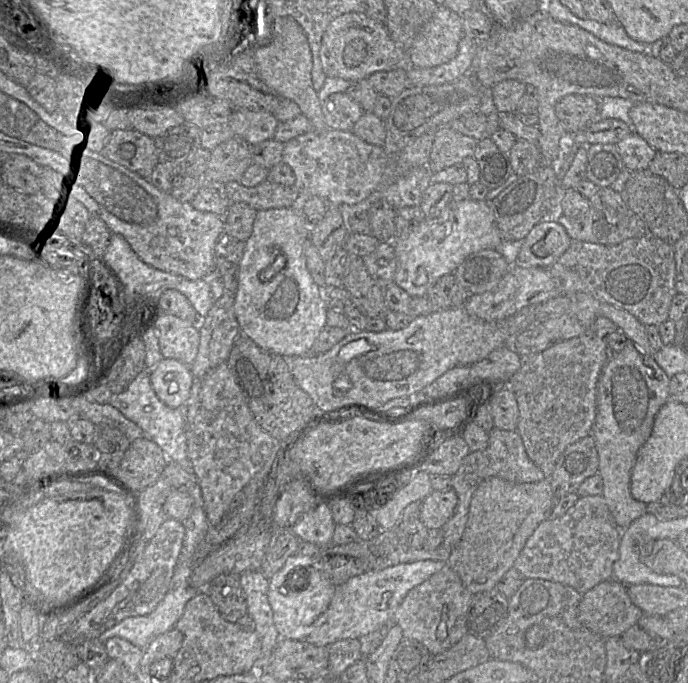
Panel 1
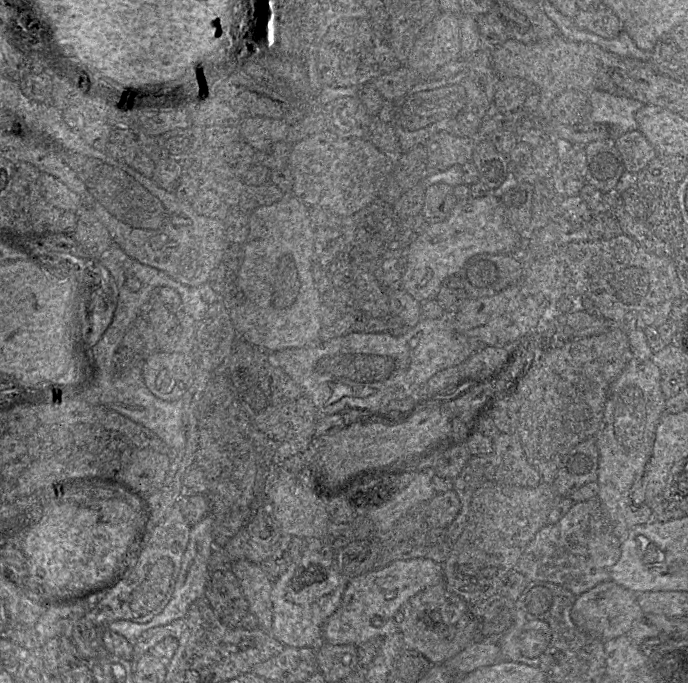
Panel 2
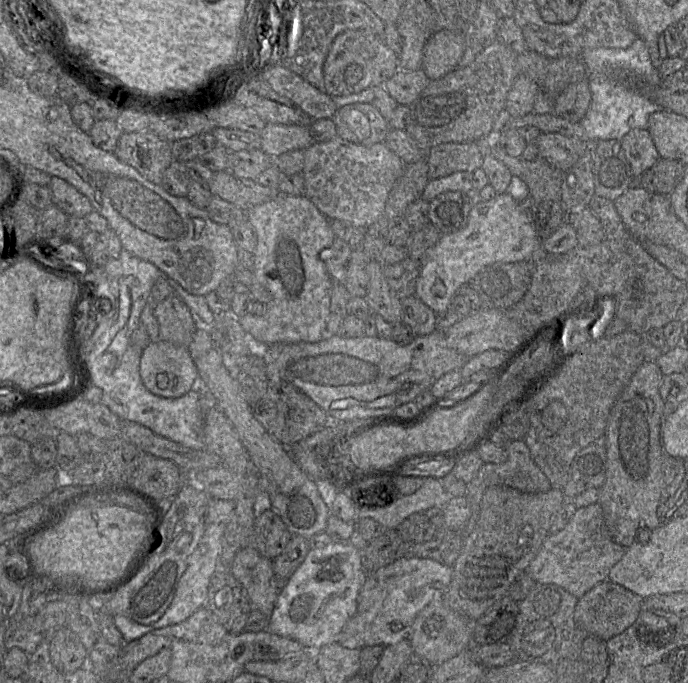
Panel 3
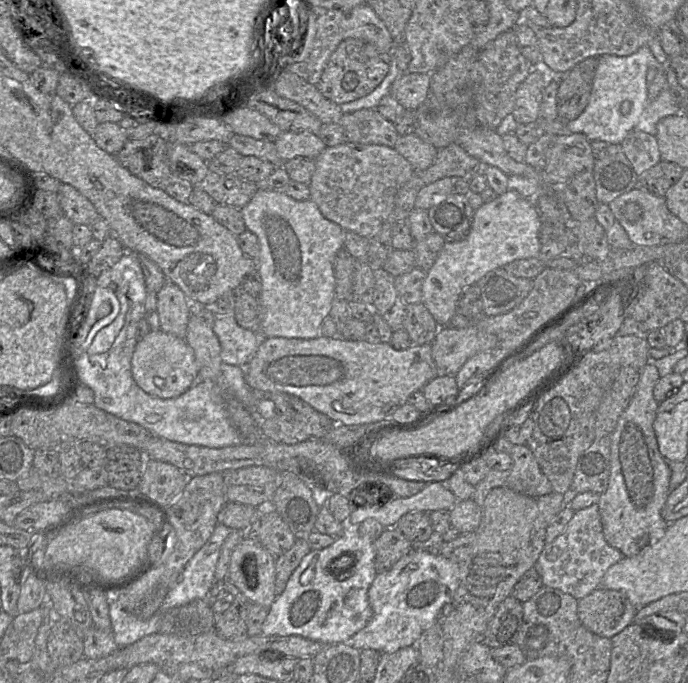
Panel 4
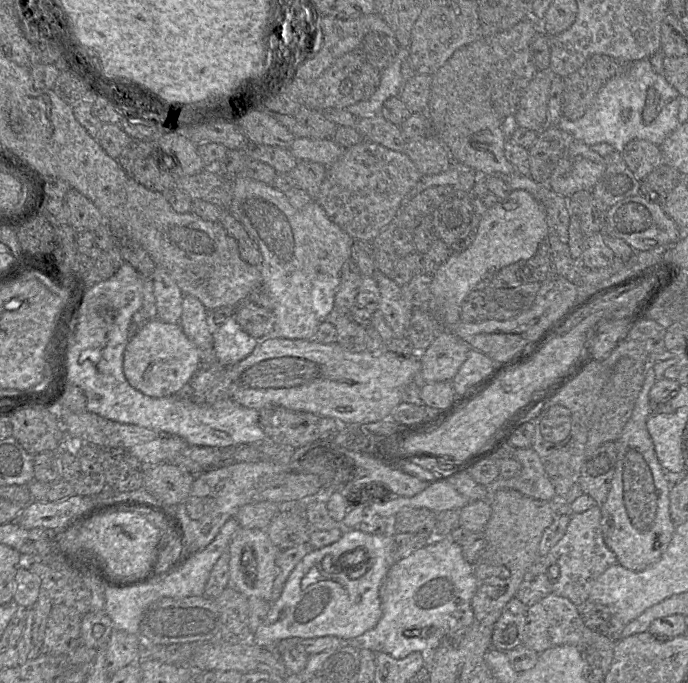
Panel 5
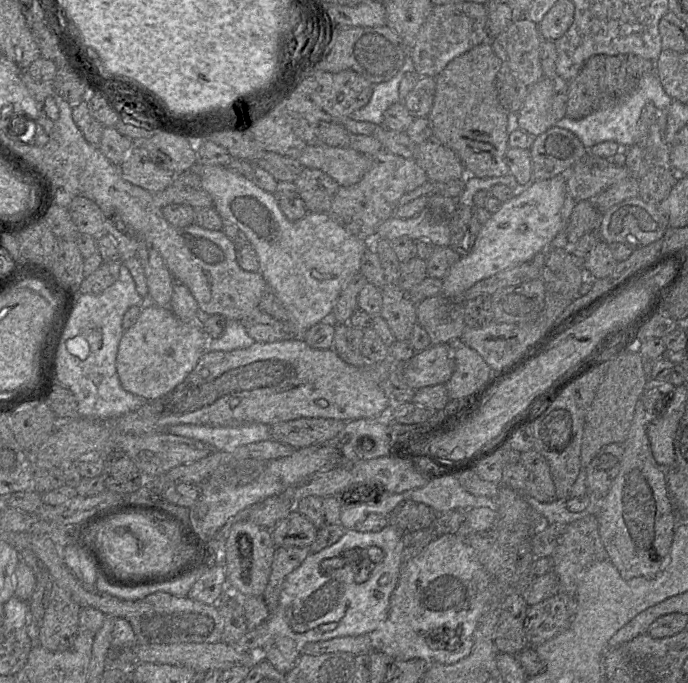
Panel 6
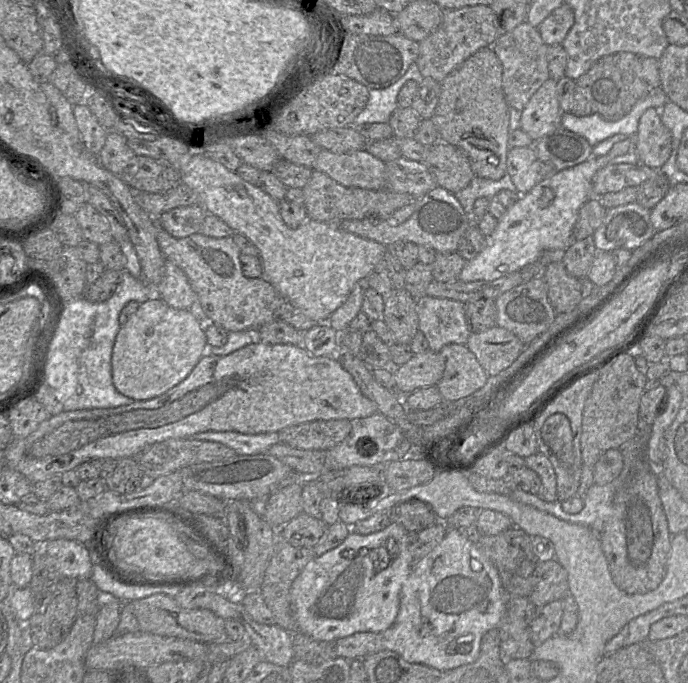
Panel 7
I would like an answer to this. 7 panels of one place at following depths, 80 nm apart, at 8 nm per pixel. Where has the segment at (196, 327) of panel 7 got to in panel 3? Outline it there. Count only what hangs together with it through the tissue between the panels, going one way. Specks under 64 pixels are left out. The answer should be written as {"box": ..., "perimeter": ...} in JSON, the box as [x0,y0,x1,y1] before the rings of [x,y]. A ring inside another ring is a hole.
{"box":[139,340,198,398],"perimeter":[[[162,340],[151,342],[142,351],[139,373],[146,389],[163,398],[182,397],[198,384],[198,370],[188,348]]]}

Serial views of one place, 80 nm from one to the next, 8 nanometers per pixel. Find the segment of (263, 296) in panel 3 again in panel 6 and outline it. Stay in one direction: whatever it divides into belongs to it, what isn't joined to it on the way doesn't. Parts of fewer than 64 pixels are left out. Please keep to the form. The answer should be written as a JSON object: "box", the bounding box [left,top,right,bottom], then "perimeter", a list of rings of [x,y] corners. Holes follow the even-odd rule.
{"box":[192,164,371,336],"perimeter":[[[197,164],[192,170],[200,176],[223,222],[236,225],[255,250],[268,289],[287,310],[290,335],[302,336],[312,326],[329,320],[346,283],[360,272],[362,256],[371,241],[346,231],[328,213],[307,212],[300,220],[288,220],[274,194],[226,167]]]}

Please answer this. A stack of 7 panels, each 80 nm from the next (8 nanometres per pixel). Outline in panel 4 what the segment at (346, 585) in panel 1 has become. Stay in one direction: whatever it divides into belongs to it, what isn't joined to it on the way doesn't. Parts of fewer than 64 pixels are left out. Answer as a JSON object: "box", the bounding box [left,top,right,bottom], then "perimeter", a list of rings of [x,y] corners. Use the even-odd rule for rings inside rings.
{"box":[344,549,460,653],"perimeter":[[[412,549],[390,569],[377,573],[368,590],[372,617],[363,629],[344,644],[358,650],[373,649],[380,653],[392,653],[407,646],[416,646],[421,634],[438,621],[443,606],[453,602],[459,586],[460,570],[458,563],[426,549]]]}

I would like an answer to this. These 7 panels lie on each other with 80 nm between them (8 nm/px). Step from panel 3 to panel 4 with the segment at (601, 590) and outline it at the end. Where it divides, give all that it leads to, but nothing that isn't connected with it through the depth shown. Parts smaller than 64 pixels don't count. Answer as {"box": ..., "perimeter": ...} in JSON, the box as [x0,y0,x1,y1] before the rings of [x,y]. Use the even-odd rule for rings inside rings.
{"box":[578,587,637,639],"perimeter":[[[598,587],[578,600],[578,617],[592,633],[611,639],[633,623],[637,608],[617,590]]]}

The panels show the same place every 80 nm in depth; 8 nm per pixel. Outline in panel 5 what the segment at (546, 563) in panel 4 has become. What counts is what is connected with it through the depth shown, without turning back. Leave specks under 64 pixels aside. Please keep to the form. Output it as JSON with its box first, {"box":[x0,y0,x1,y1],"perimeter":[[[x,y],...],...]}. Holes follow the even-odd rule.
{"box":[540,505,618,607],"perimeter":[[[600,505],[572,514],[563,537],[540,558],[547,567],[556,565],[559,576],[552,580],[552,592],[581,607],[589,597],[593,582],[610,566],[618,563],[615,553],[604,542],[601,531]]]}

